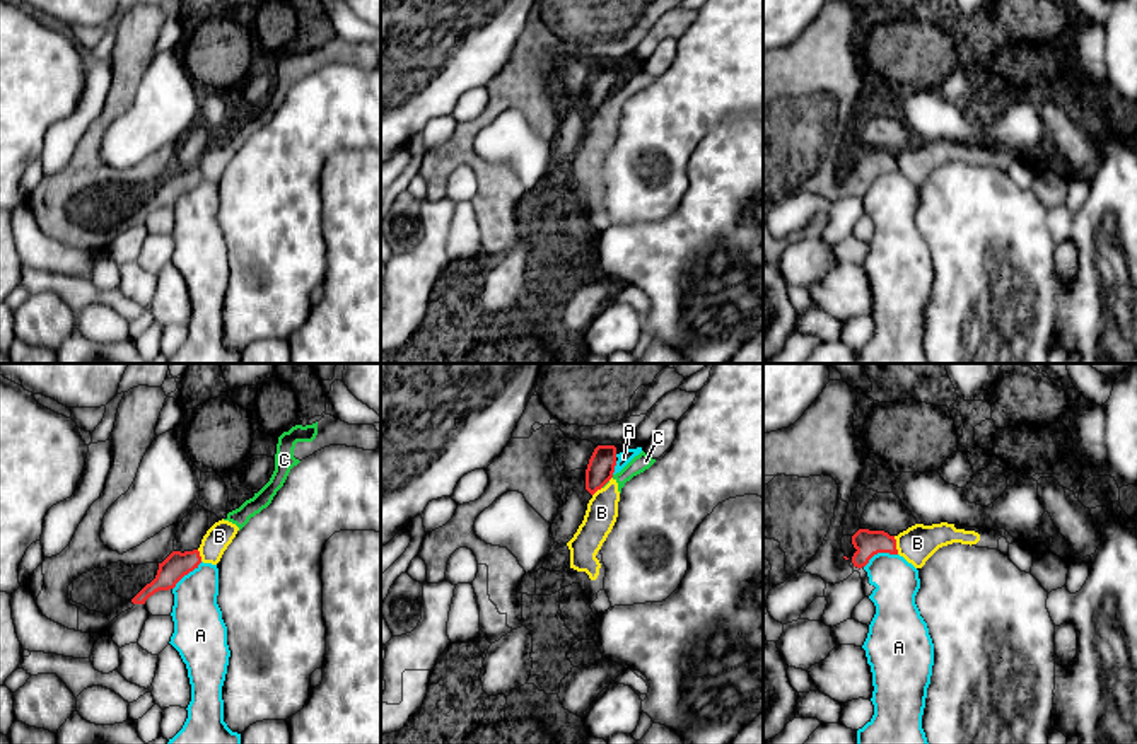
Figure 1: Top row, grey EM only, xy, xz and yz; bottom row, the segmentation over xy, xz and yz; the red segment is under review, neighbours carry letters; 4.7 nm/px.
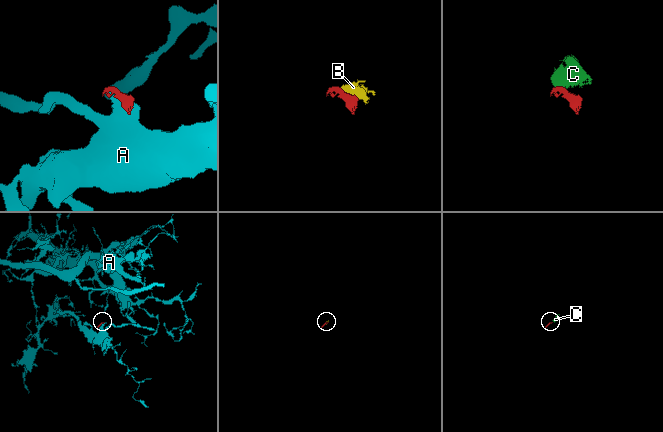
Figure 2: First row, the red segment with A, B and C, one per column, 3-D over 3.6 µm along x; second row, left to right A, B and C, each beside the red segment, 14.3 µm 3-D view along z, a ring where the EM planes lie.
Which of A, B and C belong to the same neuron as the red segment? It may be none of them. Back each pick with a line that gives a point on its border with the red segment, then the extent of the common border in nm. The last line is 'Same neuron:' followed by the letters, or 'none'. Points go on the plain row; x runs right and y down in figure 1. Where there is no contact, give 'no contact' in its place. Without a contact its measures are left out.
Same neuron: none

